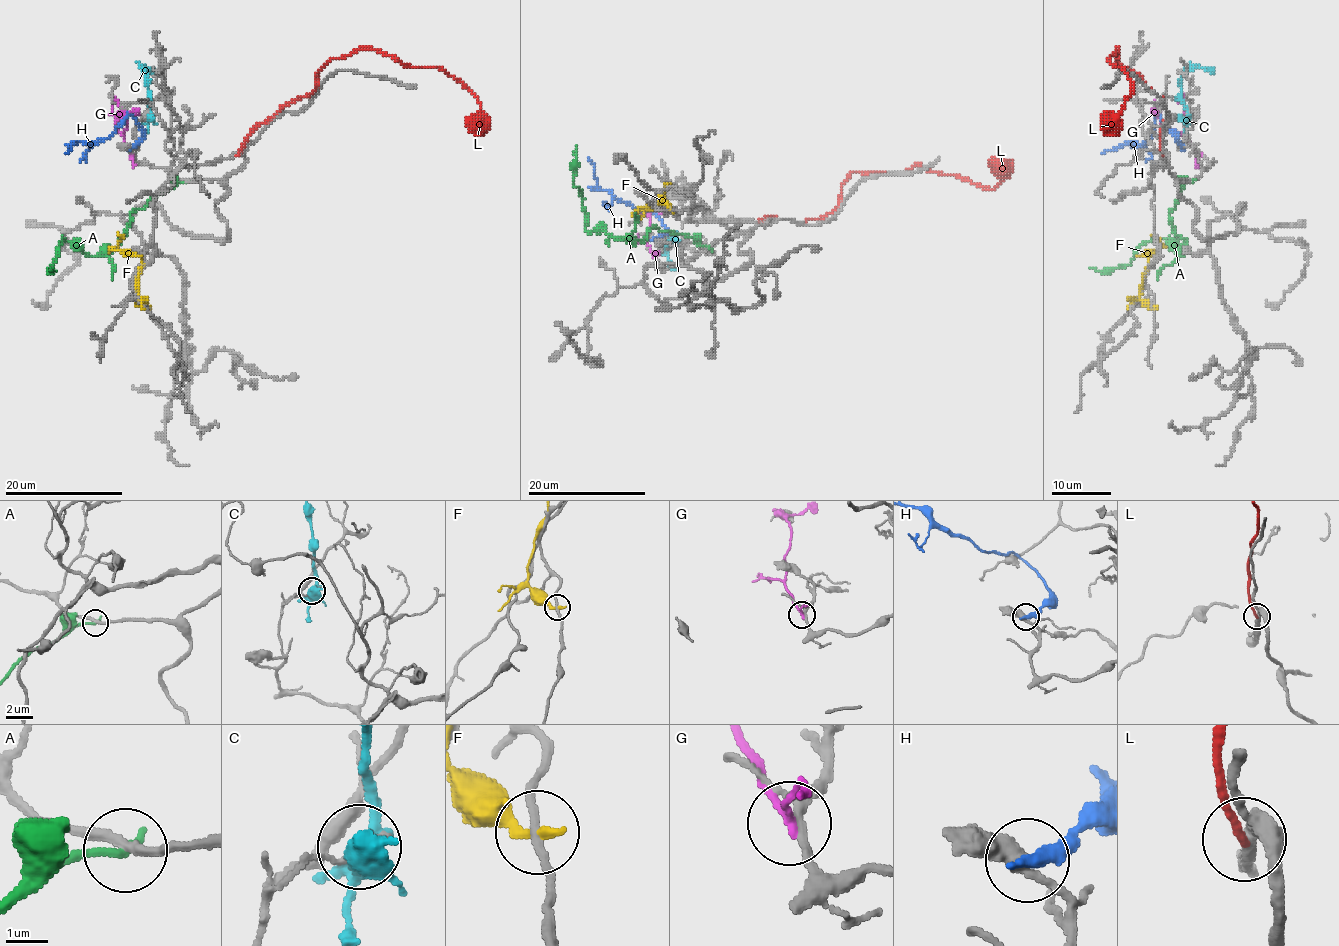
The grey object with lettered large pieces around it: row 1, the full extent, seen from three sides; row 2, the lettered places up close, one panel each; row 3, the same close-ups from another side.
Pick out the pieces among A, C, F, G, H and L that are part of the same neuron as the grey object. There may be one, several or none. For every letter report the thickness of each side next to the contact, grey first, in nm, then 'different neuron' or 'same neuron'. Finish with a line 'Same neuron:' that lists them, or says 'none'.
A: 240/240 nm | different neuron
C: 130/200 nm | different neuron
F: 170/280 nm | different neuron
G: 180/150 nm | different neuron
H: 360/360 nm | different neuron
L: 360/220 nm | different neuron
Same neuron: none

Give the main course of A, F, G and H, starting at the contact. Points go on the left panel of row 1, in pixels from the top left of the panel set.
A: (186, 181), (178, 181), (136, 208), (110, 252), (86, 255), (63, 239), (52, 267)
F: (148, 308), (138, 298), (141, 258), (114, 249), (122, 236), (117, 232)
G: (132, 155), (124, 142), (123, 109), (116, 100)
H: (130, 148), (141, 136), (141, 127), (129, 114), (105, 139), (92, 143), (74, 142), (64, 153)

